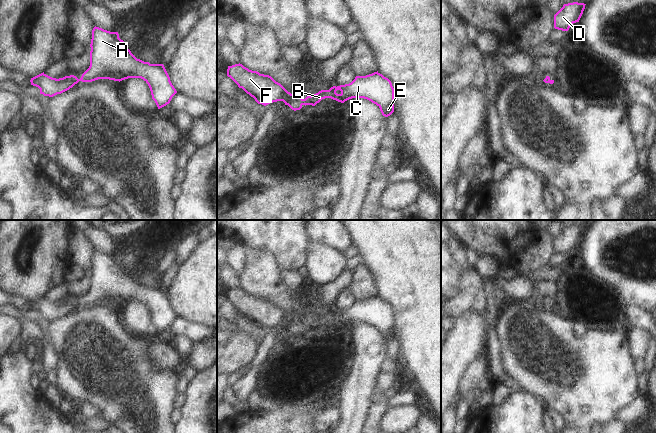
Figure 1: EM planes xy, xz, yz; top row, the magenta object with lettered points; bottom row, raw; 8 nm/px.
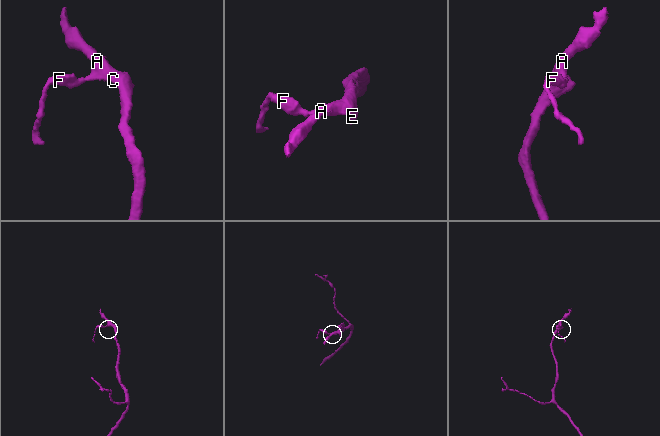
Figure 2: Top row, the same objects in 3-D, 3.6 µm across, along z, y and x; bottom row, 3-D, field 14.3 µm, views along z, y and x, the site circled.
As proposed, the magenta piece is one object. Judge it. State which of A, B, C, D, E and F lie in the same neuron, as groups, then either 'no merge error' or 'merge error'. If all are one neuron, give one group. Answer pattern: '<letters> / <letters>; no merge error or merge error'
A B C D E F; no merge error

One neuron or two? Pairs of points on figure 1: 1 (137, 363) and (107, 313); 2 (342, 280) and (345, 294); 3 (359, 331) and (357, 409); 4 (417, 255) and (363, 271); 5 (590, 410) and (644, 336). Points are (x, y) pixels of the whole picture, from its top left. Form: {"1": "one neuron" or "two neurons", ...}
{"1": "one neuron", "2": "two neurons", "3": "one neuron", "4": "two neurons", "5": "two neurons"}

